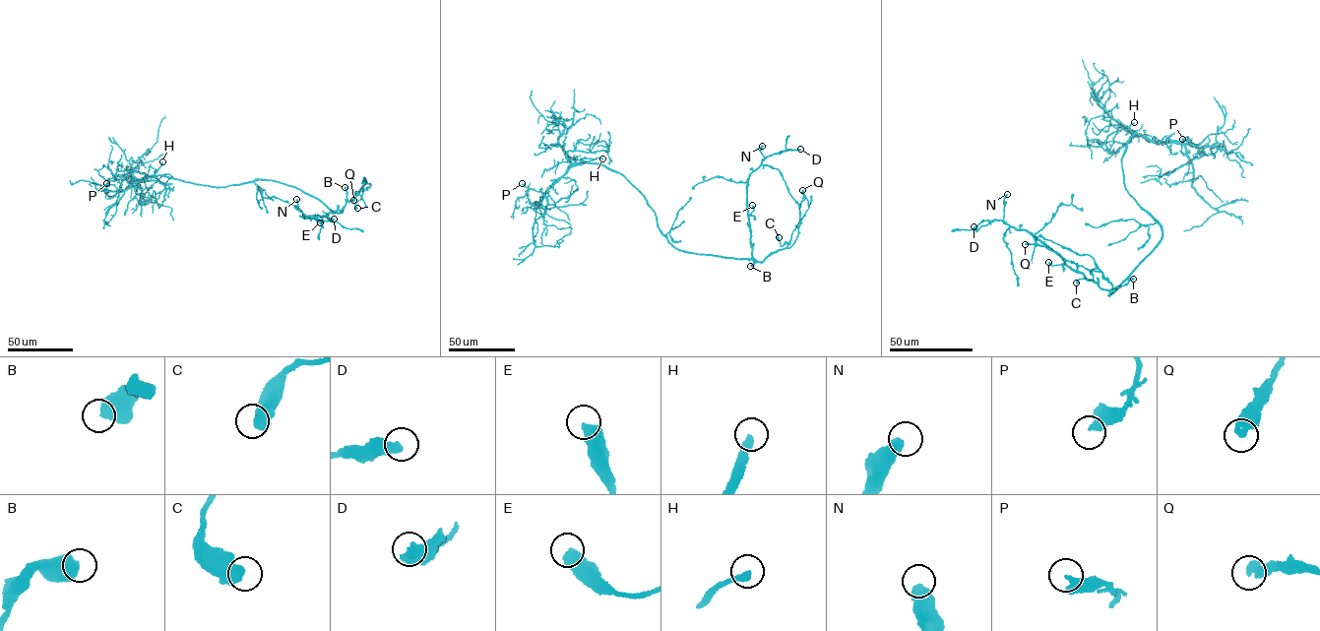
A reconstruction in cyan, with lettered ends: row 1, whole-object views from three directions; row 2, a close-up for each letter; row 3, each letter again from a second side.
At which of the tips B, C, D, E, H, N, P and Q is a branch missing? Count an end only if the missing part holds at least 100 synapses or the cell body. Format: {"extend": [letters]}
{"extend": ["H"]}

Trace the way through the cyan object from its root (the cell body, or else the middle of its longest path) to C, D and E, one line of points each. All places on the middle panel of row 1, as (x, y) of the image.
C: (661, 233), (680, 250), (726, 258), (751, 258), (759, 262), (786, 247), (785, 242), (781, 246), (779, 237)
D: (661, 233), (680, 250), (750, 259), (752, 249), (746, 201), (749, 175), (768, 156), (800, 149)
E: (661, 233), (680, 250), (750, 259), (748, 215), (754, 210), (752, 205)

